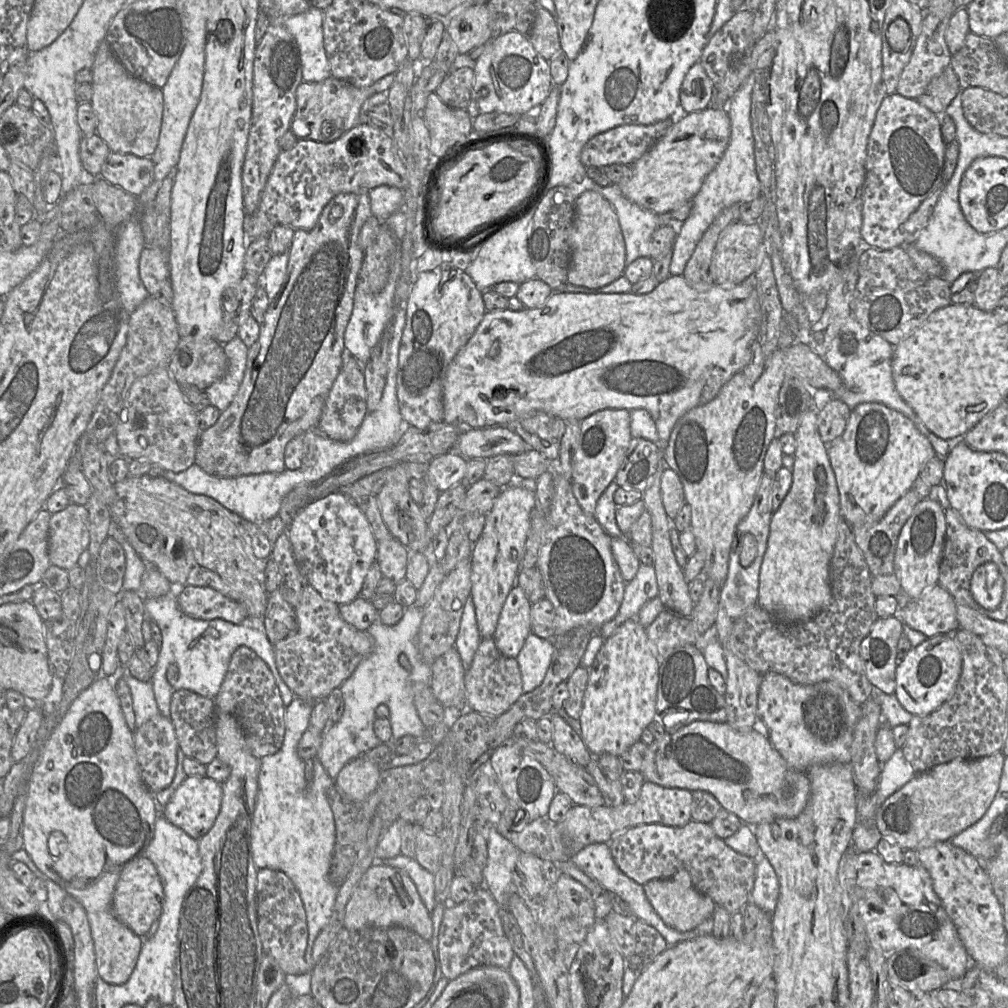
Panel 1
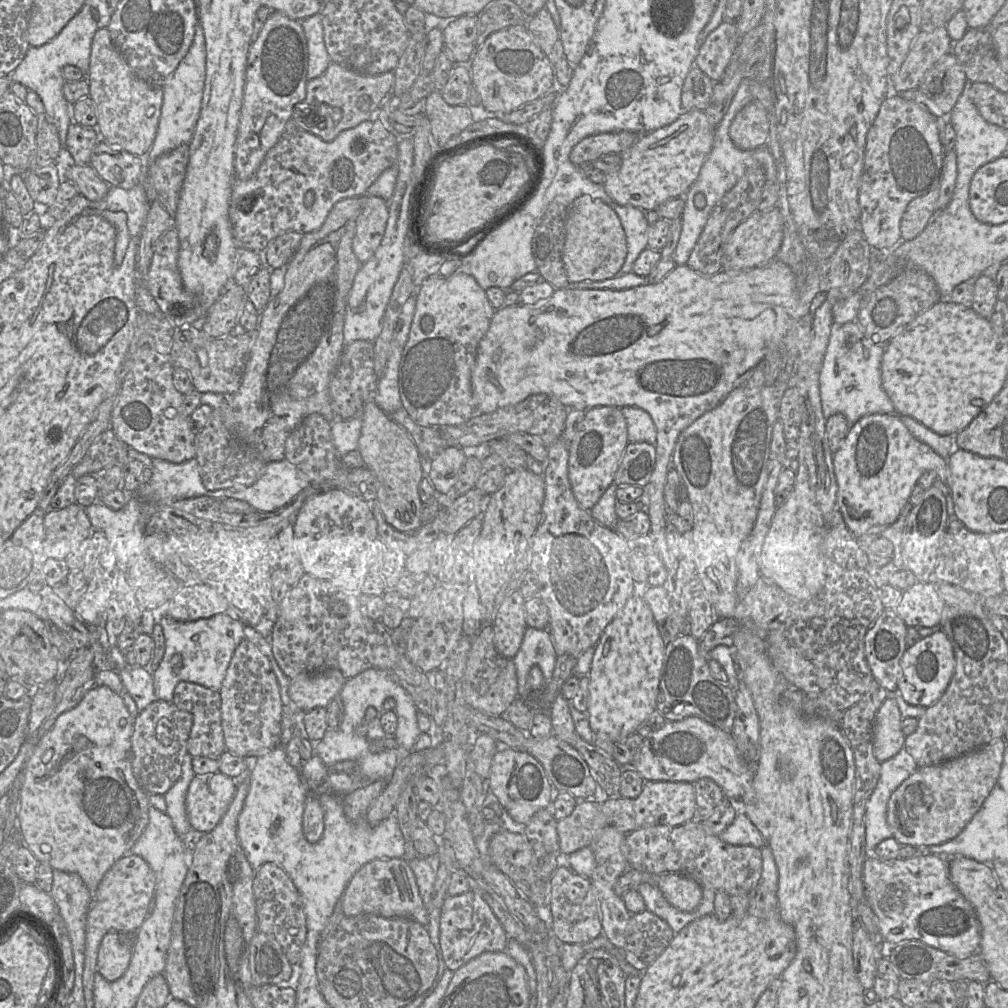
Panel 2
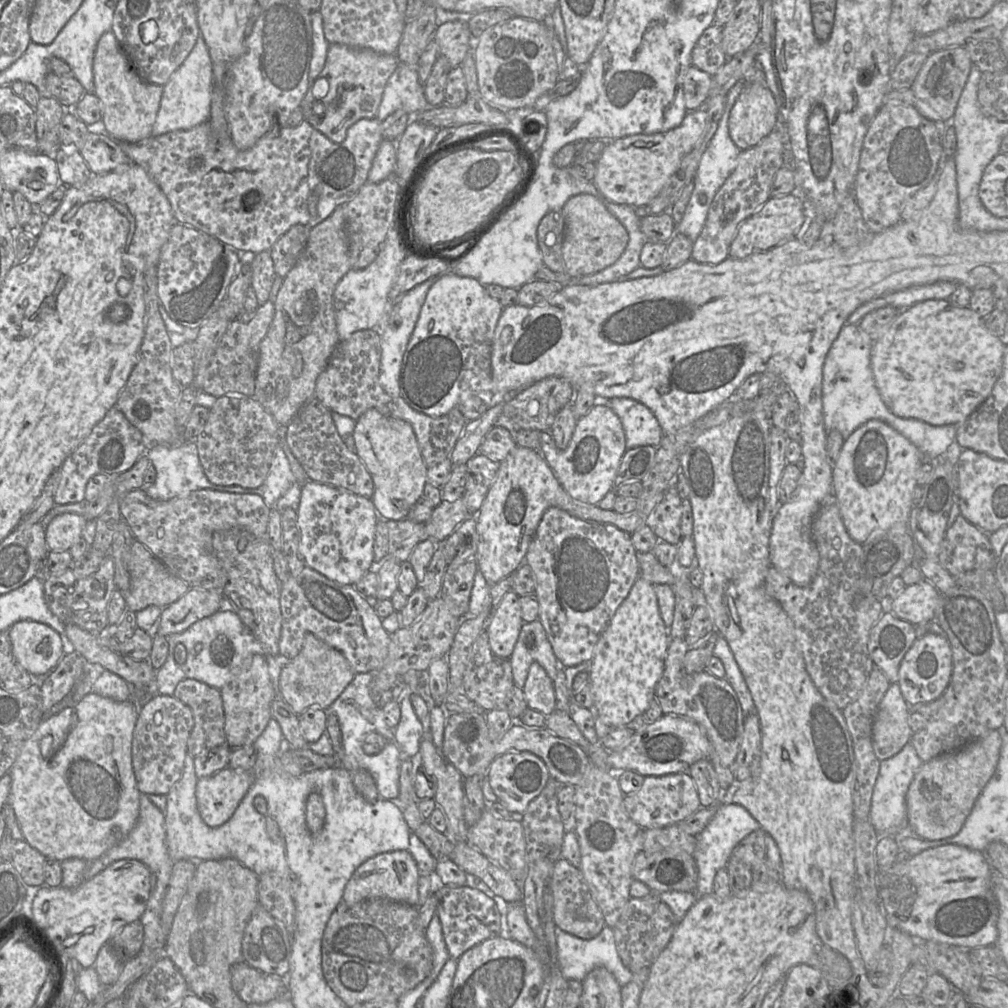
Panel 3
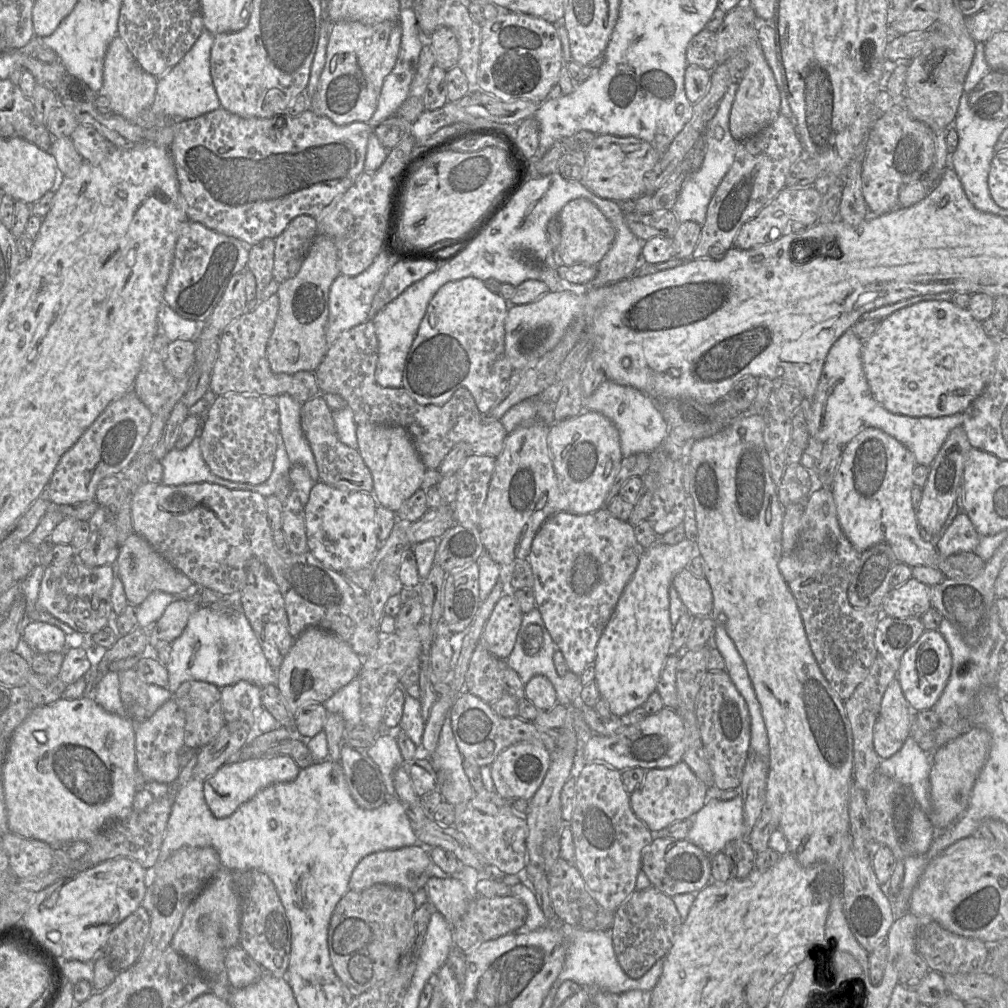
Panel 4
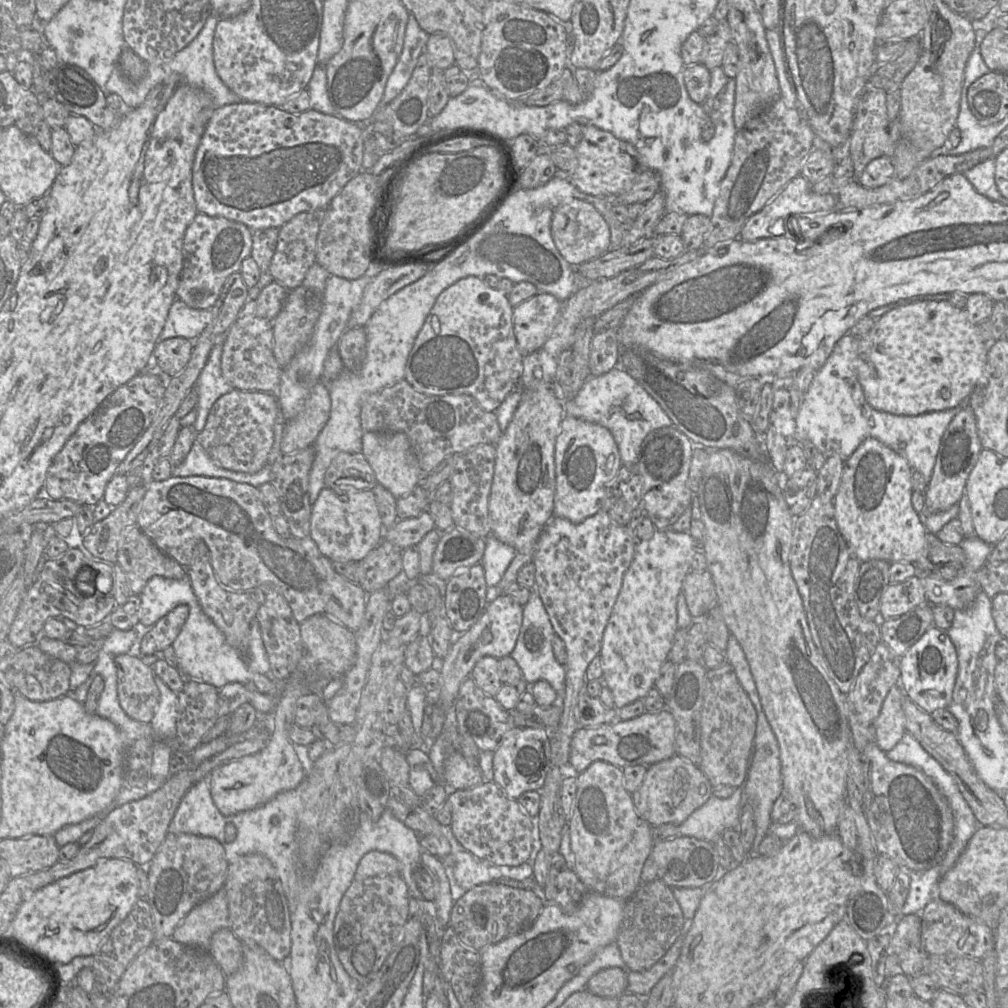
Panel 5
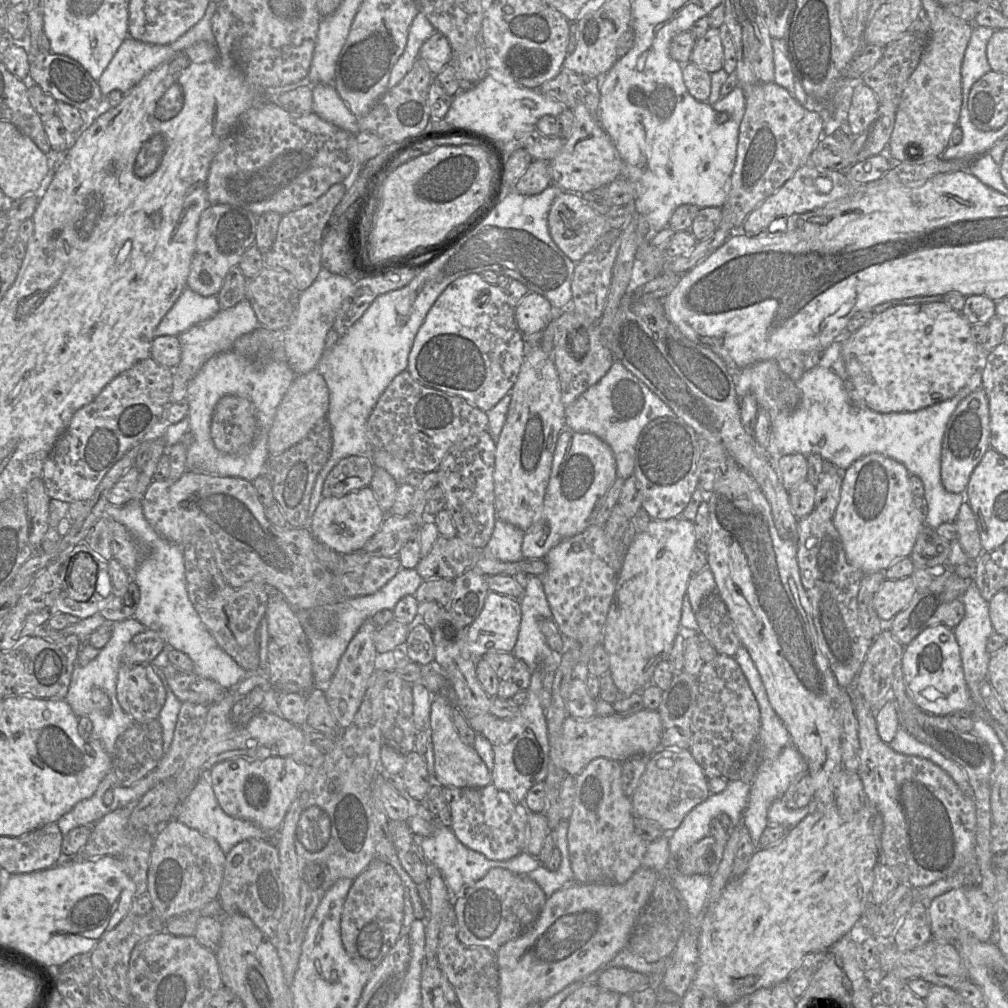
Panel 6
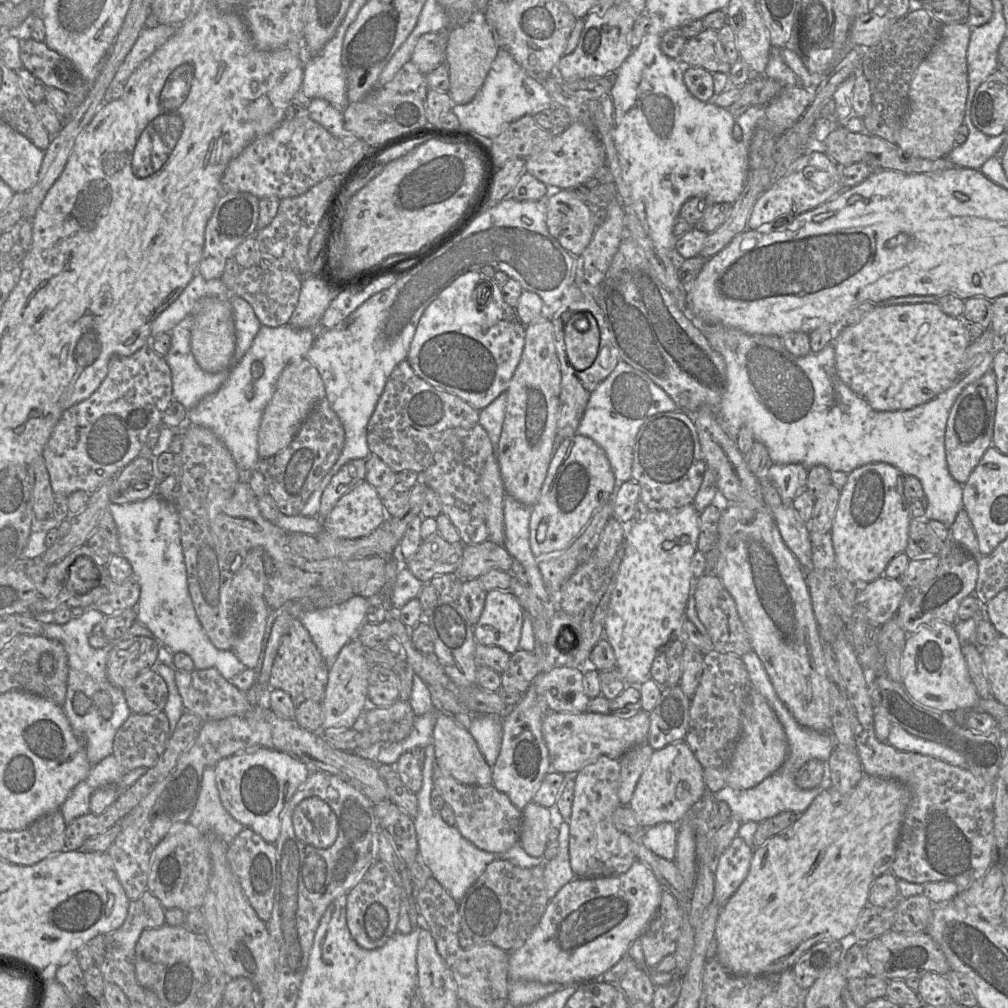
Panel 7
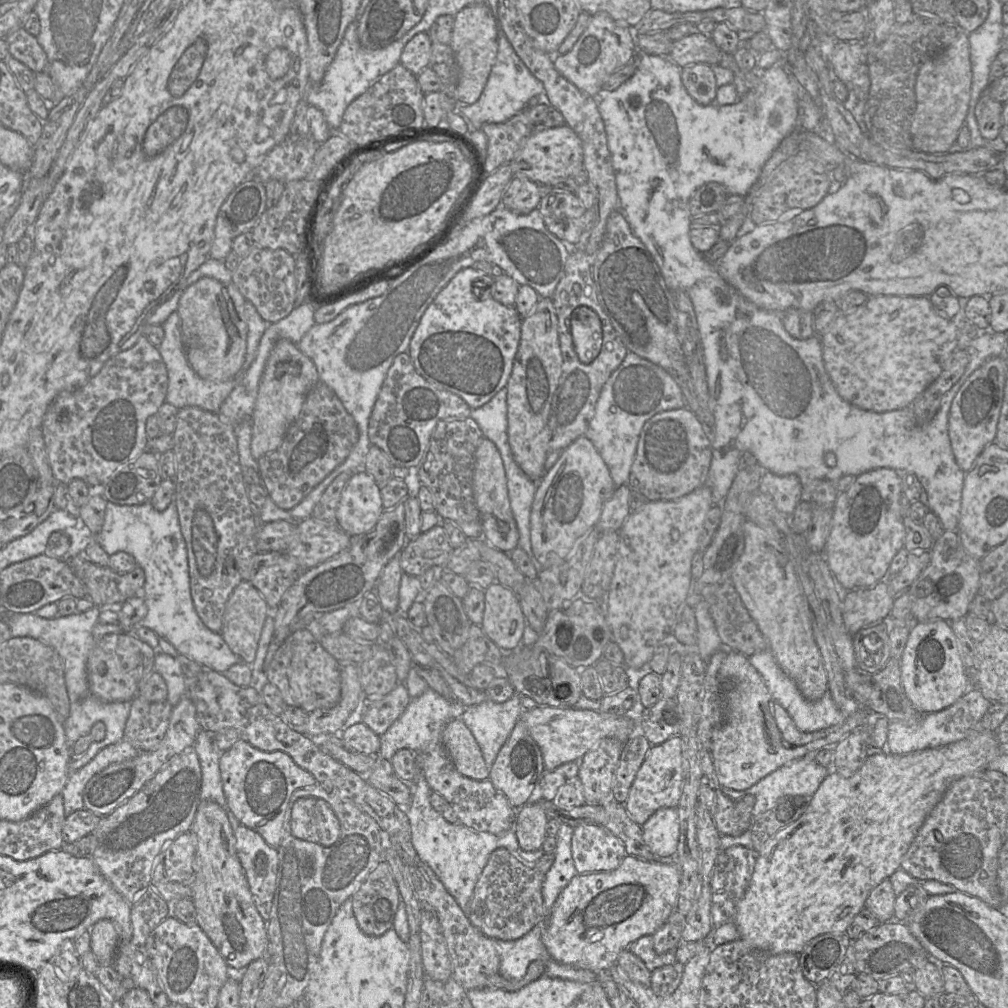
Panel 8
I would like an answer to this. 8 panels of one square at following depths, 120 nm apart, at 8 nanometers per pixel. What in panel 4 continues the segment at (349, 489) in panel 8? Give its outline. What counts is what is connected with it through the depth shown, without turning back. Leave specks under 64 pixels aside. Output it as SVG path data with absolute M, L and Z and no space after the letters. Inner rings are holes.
M316 481L304 506L308 550L338 573L370 566L381 544L377 538L376 508L373 493L336 488Z

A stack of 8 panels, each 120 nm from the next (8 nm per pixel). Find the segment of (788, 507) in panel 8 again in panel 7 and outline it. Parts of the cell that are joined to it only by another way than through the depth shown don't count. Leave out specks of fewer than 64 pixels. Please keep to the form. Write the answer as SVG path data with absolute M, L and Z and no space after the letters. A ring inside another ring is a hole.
M771 464L767 478L775 485L780 497L792 504L794 498L806 488L808 469L801 464Z

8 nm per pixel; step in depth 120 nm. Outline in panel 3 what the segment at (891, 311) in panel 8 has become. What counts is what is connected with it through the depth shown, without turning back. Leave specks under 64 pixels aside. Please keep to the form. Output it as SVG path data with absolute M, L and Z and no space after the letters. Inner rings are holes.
M948 299L926 300L900 311L881 337L873 342L871 349L871 369L874 380L879 394L888 409L896 416L914 418L933 426L962 424L989 396L1002 370L1004 340L1006 339L993 336L984 326L983 319L984 318L979 318L969 307L958 307L952 304Z

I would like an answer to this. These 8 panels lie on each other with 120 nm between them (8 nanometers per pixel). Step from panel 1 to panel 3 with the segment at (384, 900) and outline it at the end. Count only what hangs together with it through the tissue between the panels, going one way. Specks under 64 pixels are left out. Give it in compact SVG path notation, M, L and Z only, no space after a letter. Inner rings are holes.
M408 850L378 854L362 863L348 880L342 901L352 906L370 898L387 898L396 902L418 907L419 871Z

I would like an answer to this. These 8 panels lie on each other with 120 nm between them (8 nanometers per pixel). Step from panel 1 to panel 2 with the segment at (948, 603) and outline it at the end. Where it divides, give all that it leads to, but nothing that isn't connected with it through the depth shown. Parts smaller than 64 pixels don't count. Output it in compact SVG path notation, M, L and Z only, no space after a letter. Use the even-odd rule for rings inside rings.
M917 582L903 591L894 610L907 627L939 628L944 606L935 583Z

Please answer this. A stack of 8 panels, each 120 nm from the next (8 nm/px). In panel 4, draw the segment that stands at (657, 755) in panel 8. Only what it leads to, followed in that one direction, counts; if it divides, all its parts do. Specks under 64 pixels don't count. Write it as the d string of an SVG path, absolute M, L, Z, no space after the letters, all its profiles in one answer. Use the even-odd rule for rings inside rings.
M682 760L671 767L647 770L642 784L630 793L629 799L634 814L651 832L658 832L677 821L692 819L709 796L710 789Z

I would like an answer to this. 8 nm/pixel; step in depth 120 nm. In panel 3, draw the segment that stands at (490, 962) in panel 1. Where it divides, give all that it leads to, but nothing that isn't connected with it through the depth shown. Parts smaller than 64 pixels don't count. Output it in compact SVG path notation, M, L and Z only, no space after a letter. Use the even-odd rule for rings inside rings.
M435 886L436 913L442 925L443 937L451 958L458 960L467 950L479 943L500 936L501 914L495 901L478 889L467 886Z

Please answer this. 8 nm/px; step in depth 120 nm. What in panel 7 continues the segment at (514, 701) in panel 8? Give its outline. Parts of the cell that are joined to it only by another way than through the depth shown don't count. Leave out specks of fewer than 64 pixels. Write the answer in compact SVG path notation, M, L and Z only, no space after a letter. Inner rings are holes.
M488 714L472 715L469 733L492 769L500 752L502 742L502 716Z

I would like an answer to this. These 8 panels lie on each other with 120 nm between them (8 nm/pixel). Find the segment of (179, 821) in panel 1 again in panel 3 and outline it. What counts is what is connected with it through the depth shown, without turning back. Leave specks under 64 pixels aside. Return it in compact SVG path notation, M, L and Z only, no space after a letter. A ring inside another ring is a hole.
M228 766L211 776L198 779L195 790L197 808L205 824L215 828L226 823L234 814L252 784L252 770L237 771Z

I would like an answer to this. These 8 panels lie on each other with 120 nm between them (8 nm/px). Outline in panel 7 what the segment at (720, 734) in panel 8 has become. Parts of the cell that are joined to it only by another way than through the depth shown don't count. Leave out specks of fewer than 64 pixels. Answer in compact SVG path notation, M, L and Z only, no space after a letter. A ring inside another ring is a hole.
M752 688L745 699L742 731L737 745L722 768L726 784L734 789L750 789L778 772L788 754L788 741L783 726L766 699Z

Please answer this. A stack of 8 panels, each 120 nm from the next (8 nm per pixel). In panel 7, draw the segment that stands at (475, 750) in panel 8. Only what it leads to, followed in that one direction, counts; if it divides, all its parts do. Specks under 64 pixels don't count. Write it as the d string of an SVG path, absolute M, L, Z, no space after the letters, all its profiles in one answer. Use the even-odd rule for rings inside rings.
M439 713L433 729L435 762L446 774L468 786L489 786L492 784L492 769L481 754L469 731L445 714Z

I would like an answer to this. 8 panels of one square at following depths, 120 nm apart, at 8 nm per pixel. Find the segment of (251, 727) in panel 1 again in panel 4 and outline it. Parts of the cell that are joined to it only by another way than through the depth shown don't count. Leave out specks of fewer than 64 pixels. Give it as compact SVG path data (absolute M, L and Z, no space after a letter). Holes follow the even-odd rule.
M239 681L221 688L221 706L224 720L241 720L252 725L263 709L261 688L247 681Z

